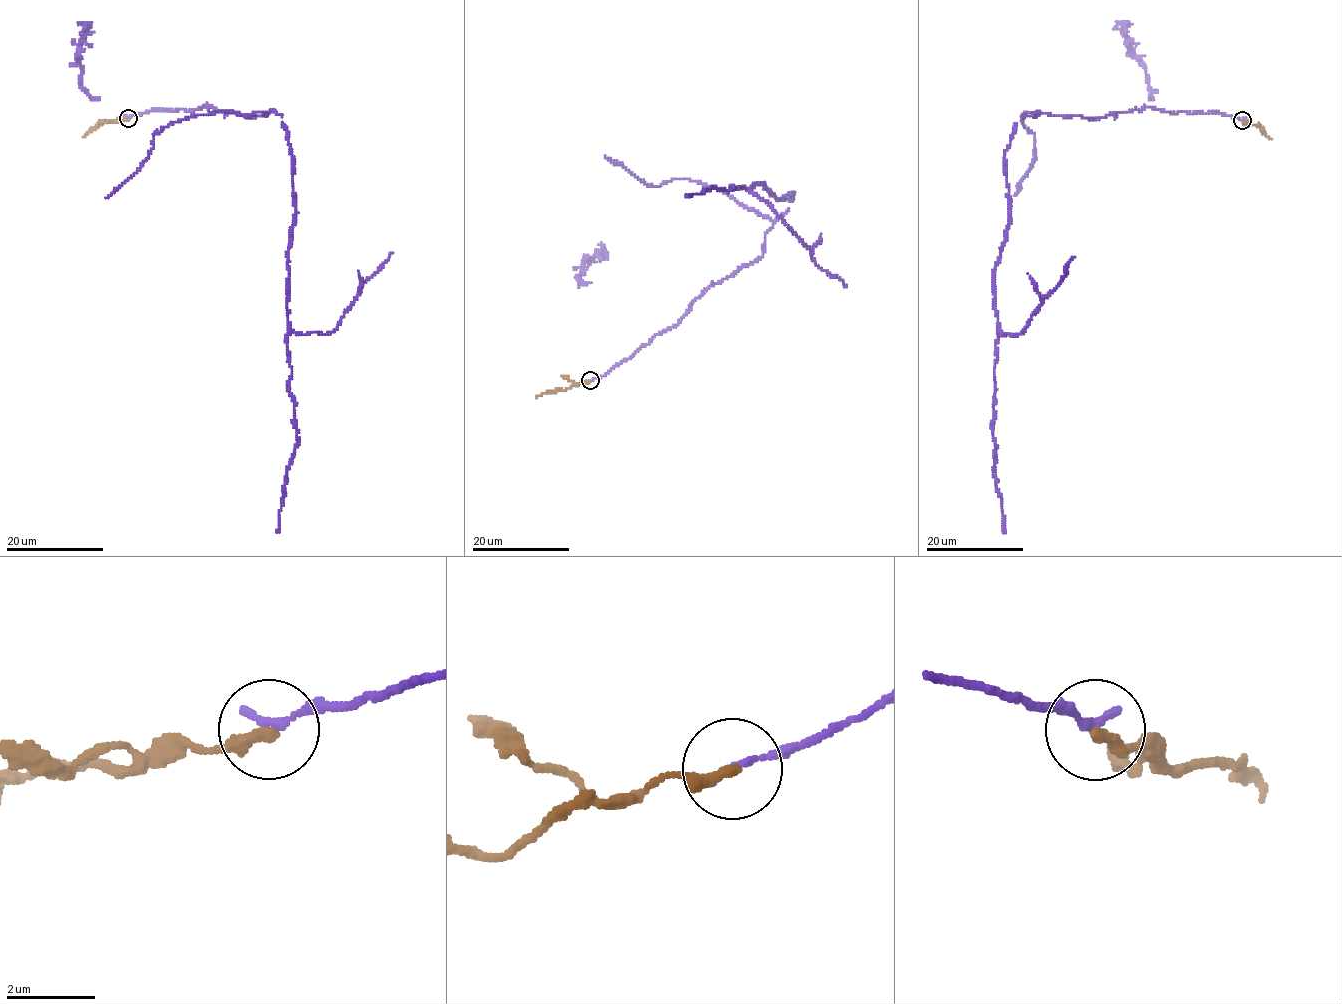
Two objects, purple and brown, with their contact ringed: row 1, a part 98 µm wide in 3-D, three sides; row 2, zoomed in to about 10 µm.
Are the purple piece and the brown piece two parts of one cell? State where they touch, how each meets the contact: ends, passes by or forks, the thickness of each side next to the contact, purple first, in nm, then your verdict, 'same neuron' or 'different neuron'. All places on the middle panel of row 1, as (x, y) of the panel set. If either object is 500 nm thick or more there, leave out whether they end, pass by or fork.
(590, 380) | purple ends | brown ends | 200/280 nm | different neuron

